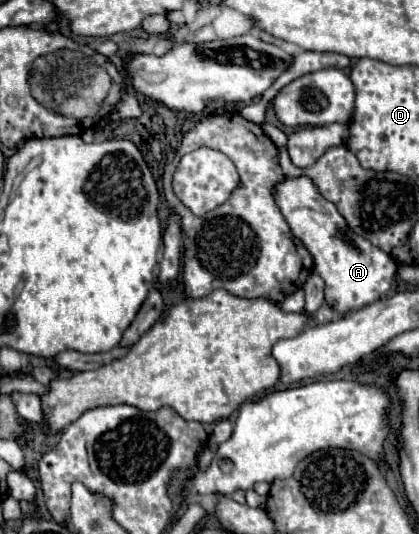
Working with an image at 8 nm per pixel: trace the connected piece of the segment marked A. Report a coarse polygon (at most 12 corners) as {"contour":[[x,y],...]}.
{"contour":[[308,175],[274,201],[340,313],[388,293],[394,259],[352,233]]}

